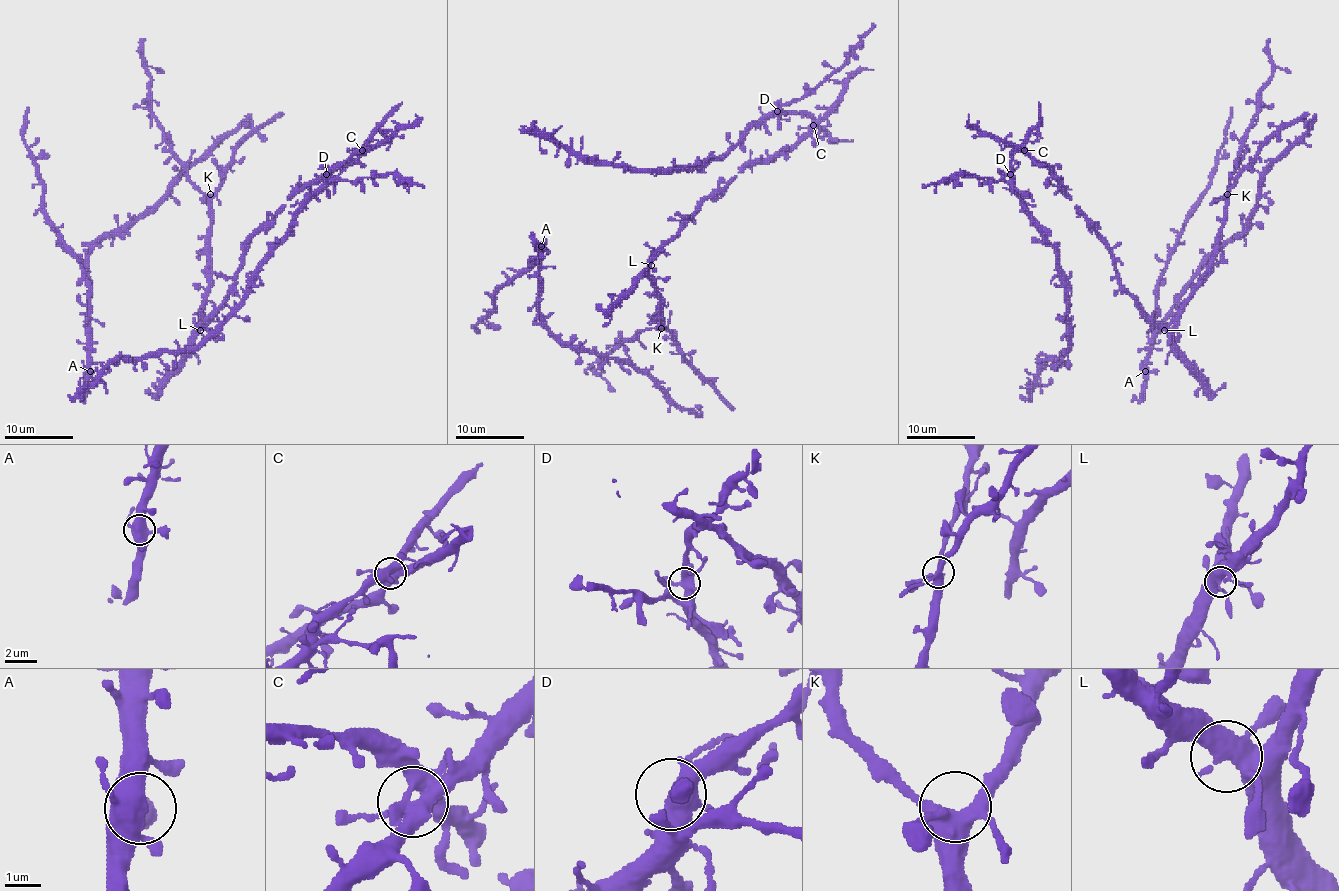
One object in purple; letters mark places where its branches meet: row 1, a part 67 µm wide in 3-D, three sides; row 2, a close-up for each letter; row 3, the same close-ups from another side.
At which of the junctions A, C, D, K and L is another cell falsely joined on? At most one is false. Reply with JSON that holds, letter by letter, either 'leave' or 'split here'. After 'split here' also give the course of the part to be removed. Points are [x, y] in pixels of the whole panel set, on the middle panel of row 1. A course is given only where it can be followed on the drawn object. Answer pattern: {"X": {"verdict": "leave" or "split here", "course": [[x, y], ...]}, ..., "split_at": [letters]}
{"A": {"verdict": "leave"}, "C": {"verdict": "leave"}, "D": {"verdict": "leave"}, "K": {"verdict": "leave"}, "L": {"verdict": "leave"}, "split_at": []}

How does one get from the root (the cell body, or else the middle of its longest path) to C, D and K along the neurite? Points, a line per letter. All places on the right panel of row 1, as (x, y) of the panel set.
C: (1164, 324), (1157, 324), (1121, 283), (1112, 249), (1097, 234), (1097, 227), (1063, 191), (1054, 176), (1023, 150)
D: (1164, 324), (1157, 324), (1121, 283), (1112, 249), (1045, 167), (1018, 150), (1011, 158), (1010, 174)
K: (1164, 324), (1177, 321), (1182, 302), (1206, 270), (1213, 254), (1215, 237), (1222, 225), (1227, 194)

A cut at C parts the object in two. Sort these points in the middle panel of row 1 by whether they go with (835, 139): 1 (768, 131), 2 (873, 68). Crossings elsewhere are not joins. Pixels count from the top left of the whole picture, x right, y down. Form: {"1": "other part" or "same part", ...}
{"1": "same part", "2": "other part"}

